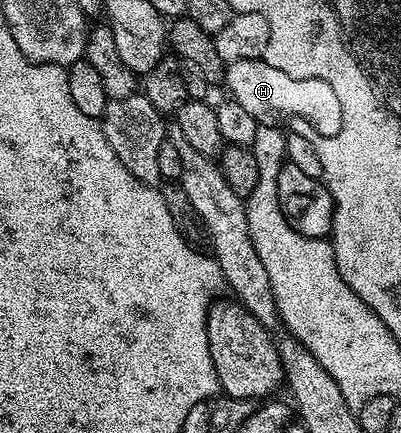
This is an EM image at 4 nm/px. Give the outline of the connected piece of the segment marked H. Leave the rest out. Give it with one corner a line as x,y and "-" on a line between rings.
237,59
226,62
226,85
231,92
230,100
241,103
260,123
279,123
282,117
302,119
325,135
335,135
343,126
343,102
337,99
337,91
316,77
300,79
277,67
269,67
262,59

